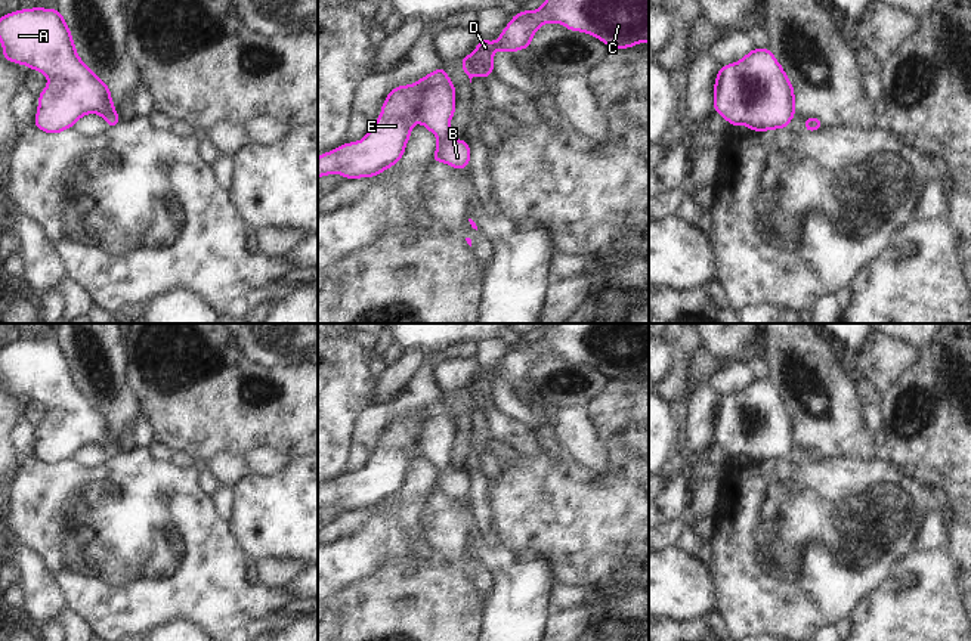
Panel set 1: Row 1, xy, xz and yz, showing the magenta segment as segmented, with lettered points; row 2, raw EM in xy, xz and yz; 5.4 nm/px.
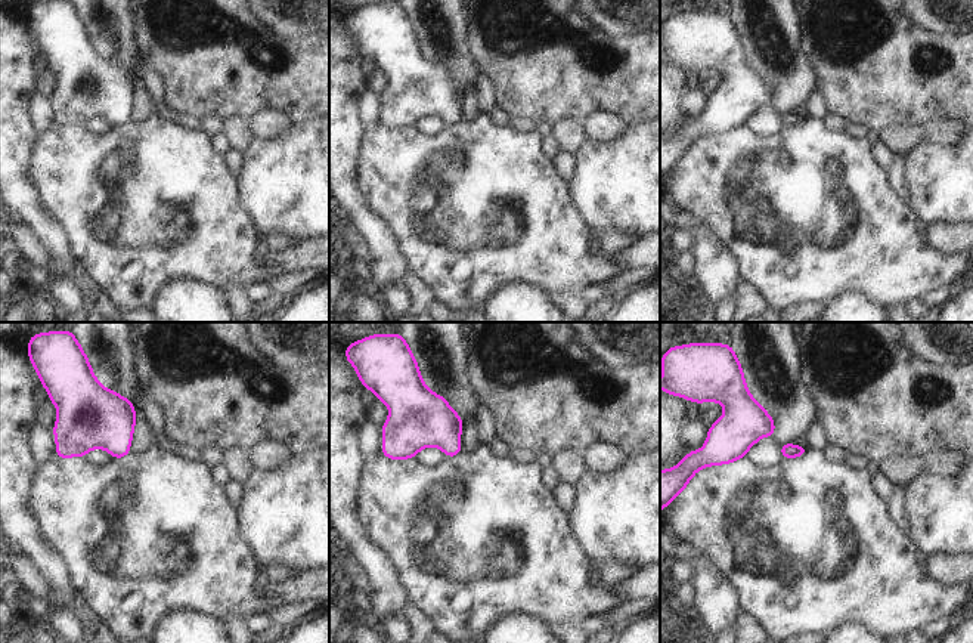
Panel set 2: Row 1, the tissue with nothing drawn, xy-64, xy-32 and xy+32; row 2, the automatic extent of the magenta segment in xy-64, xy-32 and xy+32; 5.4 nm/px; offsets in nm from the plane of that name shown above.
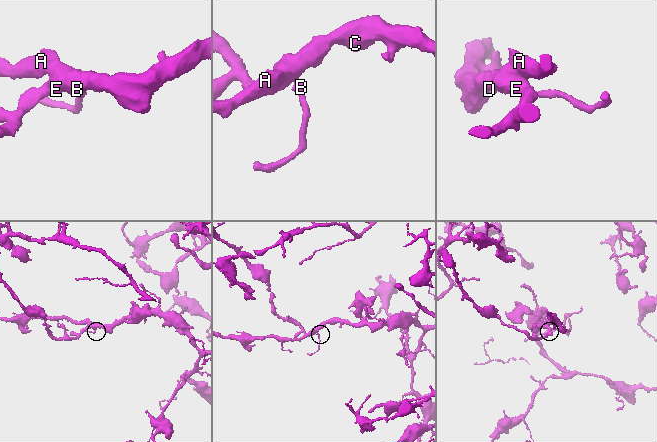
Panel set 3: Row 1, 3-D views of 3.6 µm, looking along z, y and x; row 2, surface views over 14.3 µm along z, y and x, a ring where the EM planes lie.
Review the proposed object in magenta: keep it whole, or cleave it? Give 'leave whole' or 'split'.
leave whole

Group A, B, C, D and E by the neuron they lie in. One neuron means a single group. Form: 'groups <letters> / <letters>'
groups A B C D E

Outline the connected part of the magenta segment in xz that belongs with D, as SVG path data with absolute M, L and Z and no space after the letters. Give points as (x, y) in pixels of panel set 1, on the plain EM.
M551 323L538 341L520 341L511 347L511 353L495 374L482 369L471 385L460 390L470 414L474 406L482 411L494 406L495 381L513 385L517 380L529 380L535 362L545 353L559 353L570 362L591 365L612 380L634 378L640 372L649 374L649 323Z

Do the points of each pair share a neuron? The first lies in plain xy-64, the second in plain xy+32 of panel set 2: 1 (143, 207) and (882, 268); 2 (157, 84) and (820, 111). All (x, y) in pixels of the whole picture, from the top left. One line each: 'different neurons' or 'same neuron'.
1: same neuron
2: same neuron

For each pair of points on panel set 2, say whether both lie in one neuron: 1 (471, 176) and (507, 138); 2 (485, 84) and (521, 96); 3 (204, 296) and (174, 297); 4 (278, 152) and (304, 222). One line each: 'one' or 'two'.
1: one
2: two
3: one
4: one

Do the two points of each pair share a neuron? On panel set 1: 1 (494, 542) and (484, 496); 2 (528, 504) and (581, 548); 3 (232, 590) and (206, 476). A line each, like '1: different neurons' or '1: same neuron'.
1: same neuron
2: same neuron
3: different neurons

